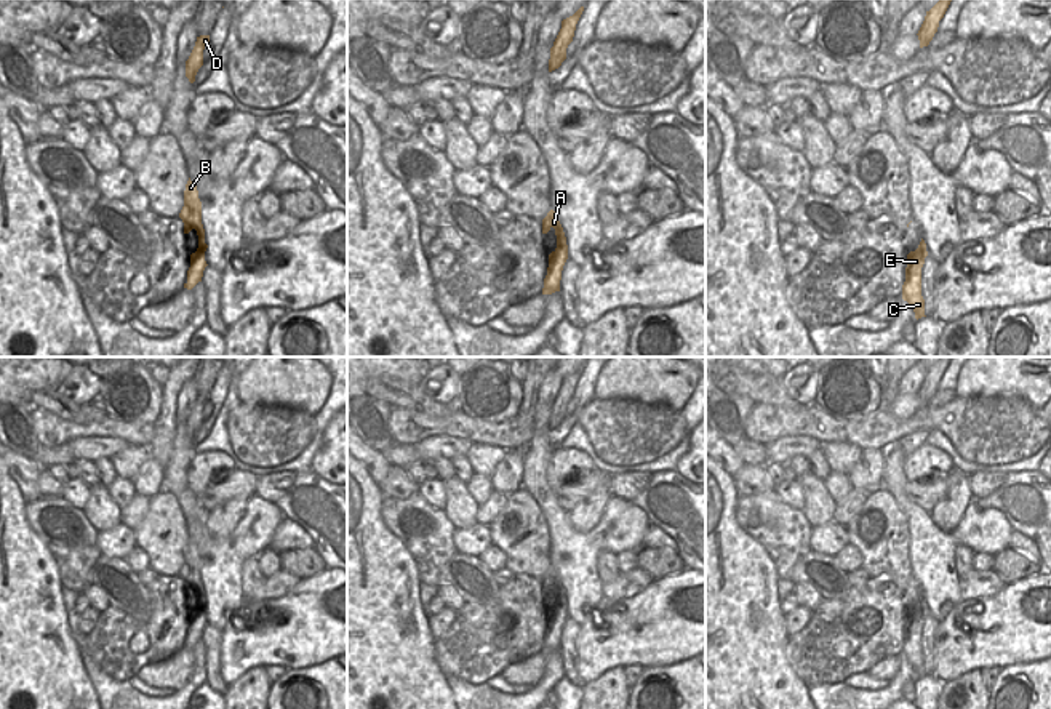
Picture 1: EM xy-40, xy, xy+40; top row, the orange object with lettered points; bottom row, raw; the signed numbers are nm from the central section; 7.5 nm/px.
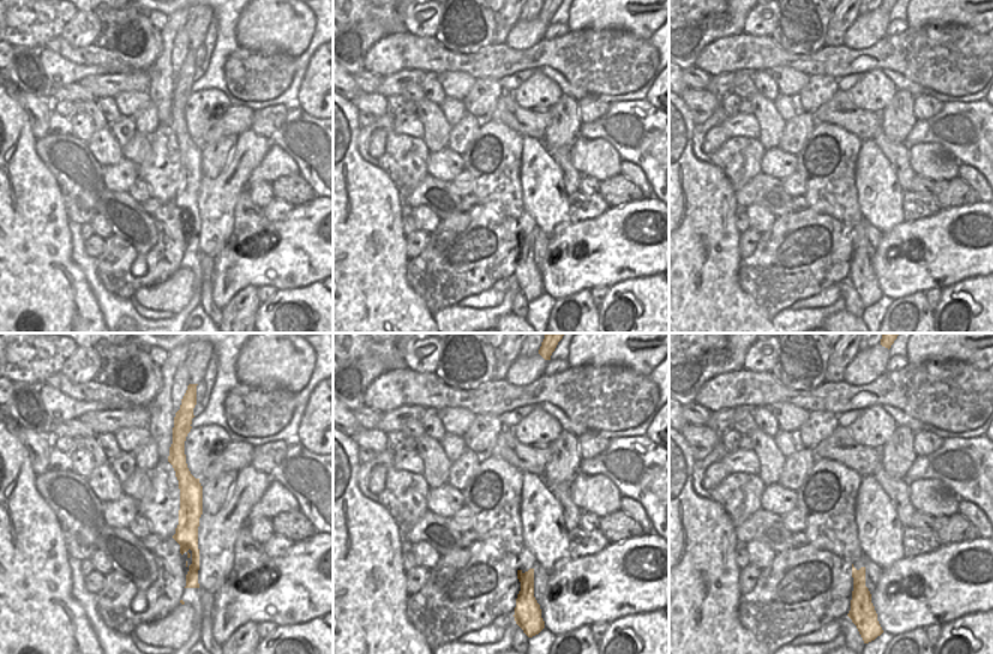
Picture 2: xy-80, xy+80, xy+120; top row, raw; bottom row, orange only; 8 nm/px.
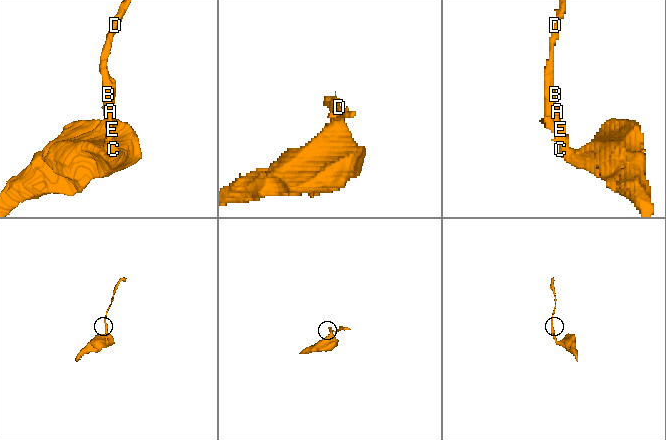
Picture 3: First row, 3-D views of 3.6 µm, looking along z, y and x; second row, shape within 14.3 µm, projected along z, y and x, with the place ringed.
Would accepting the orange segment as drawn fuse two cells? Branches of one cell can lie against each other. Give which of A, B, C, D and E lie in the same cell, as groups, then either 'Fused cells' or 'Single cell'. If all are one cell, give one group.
Groups: A B C D E. Single cell

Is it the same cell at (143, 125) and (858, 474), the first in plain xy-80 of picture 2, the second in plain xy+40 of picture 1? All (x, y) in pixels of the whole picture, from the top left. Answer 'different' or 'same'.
same

